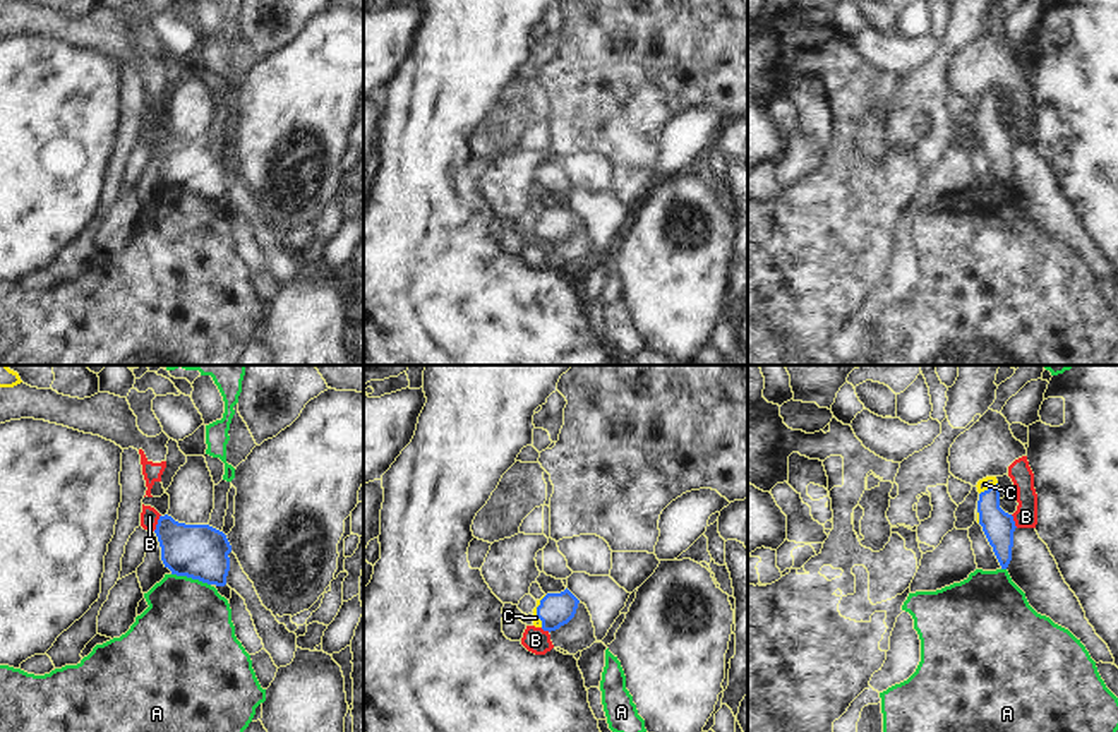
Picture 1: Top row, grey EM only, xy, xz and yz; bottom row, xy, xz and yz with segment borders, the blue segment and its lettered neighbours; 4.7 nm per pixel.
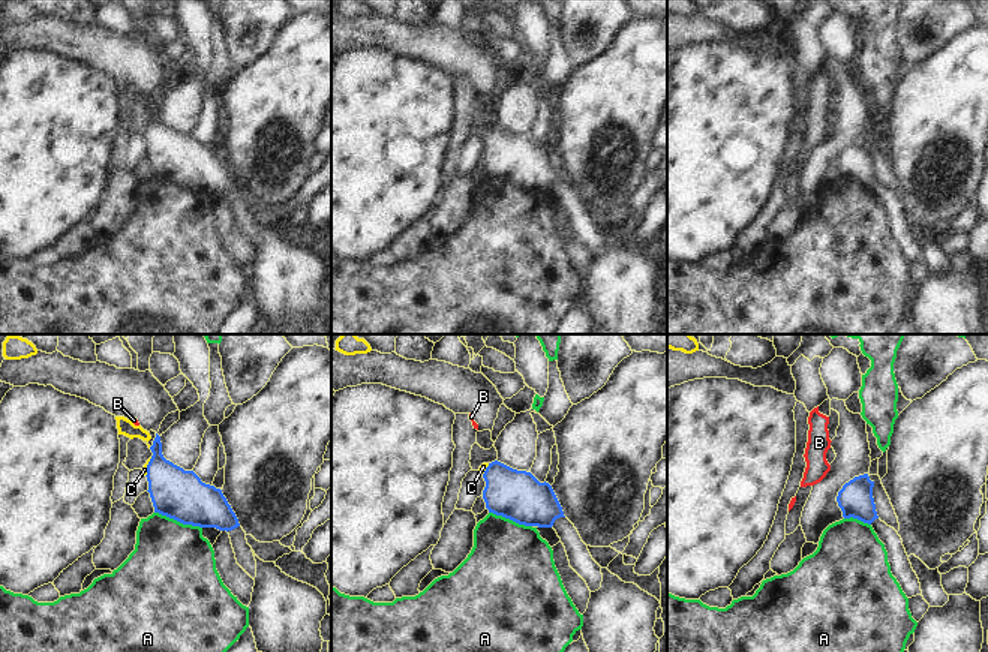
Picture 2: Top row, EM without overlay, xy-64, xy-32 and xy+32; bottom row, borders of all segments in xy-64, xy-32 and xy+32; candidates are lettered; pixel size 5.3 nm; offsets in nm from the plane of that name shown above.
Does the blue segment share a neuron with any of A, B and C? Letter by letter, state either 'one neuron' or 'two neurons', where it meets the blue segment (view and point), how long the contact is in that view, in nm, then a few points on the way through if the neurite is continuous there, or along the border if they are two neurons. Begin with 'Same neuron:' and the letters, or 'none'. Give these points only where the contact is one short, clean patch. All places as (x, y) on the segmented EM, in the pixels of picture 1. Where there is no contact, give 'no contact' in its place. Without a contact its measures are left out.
Same neuron: C
A: two neurons; contact xy (191, 576); length 190 nm; border xy (172, 573), (198, 578), (210, 585)
B: two neurons; contact xy (158, 523); length 90 nm; border xy (160, 515), (153, 530)
C: one neuron; contact yz (990, 487); length 110 nm; way yz (998, 527), (990, 515), (990, 487), (985, 484)

